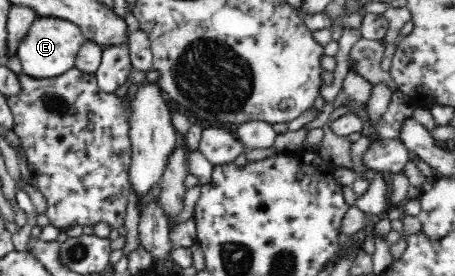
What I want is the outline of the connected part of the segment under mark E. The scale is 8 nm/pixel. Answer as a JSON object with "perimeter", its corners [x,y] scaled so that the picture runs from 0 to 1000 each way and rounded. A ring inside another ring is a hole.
{"perimeter":[[[84,58],[64,98],[55,138],[42,152],[35,203],[42,207],[51,261],[73,286],[103,286],[132,275],[165,243],[169,192],[189,149],[180,109],[152,72],[112,58]]]}

